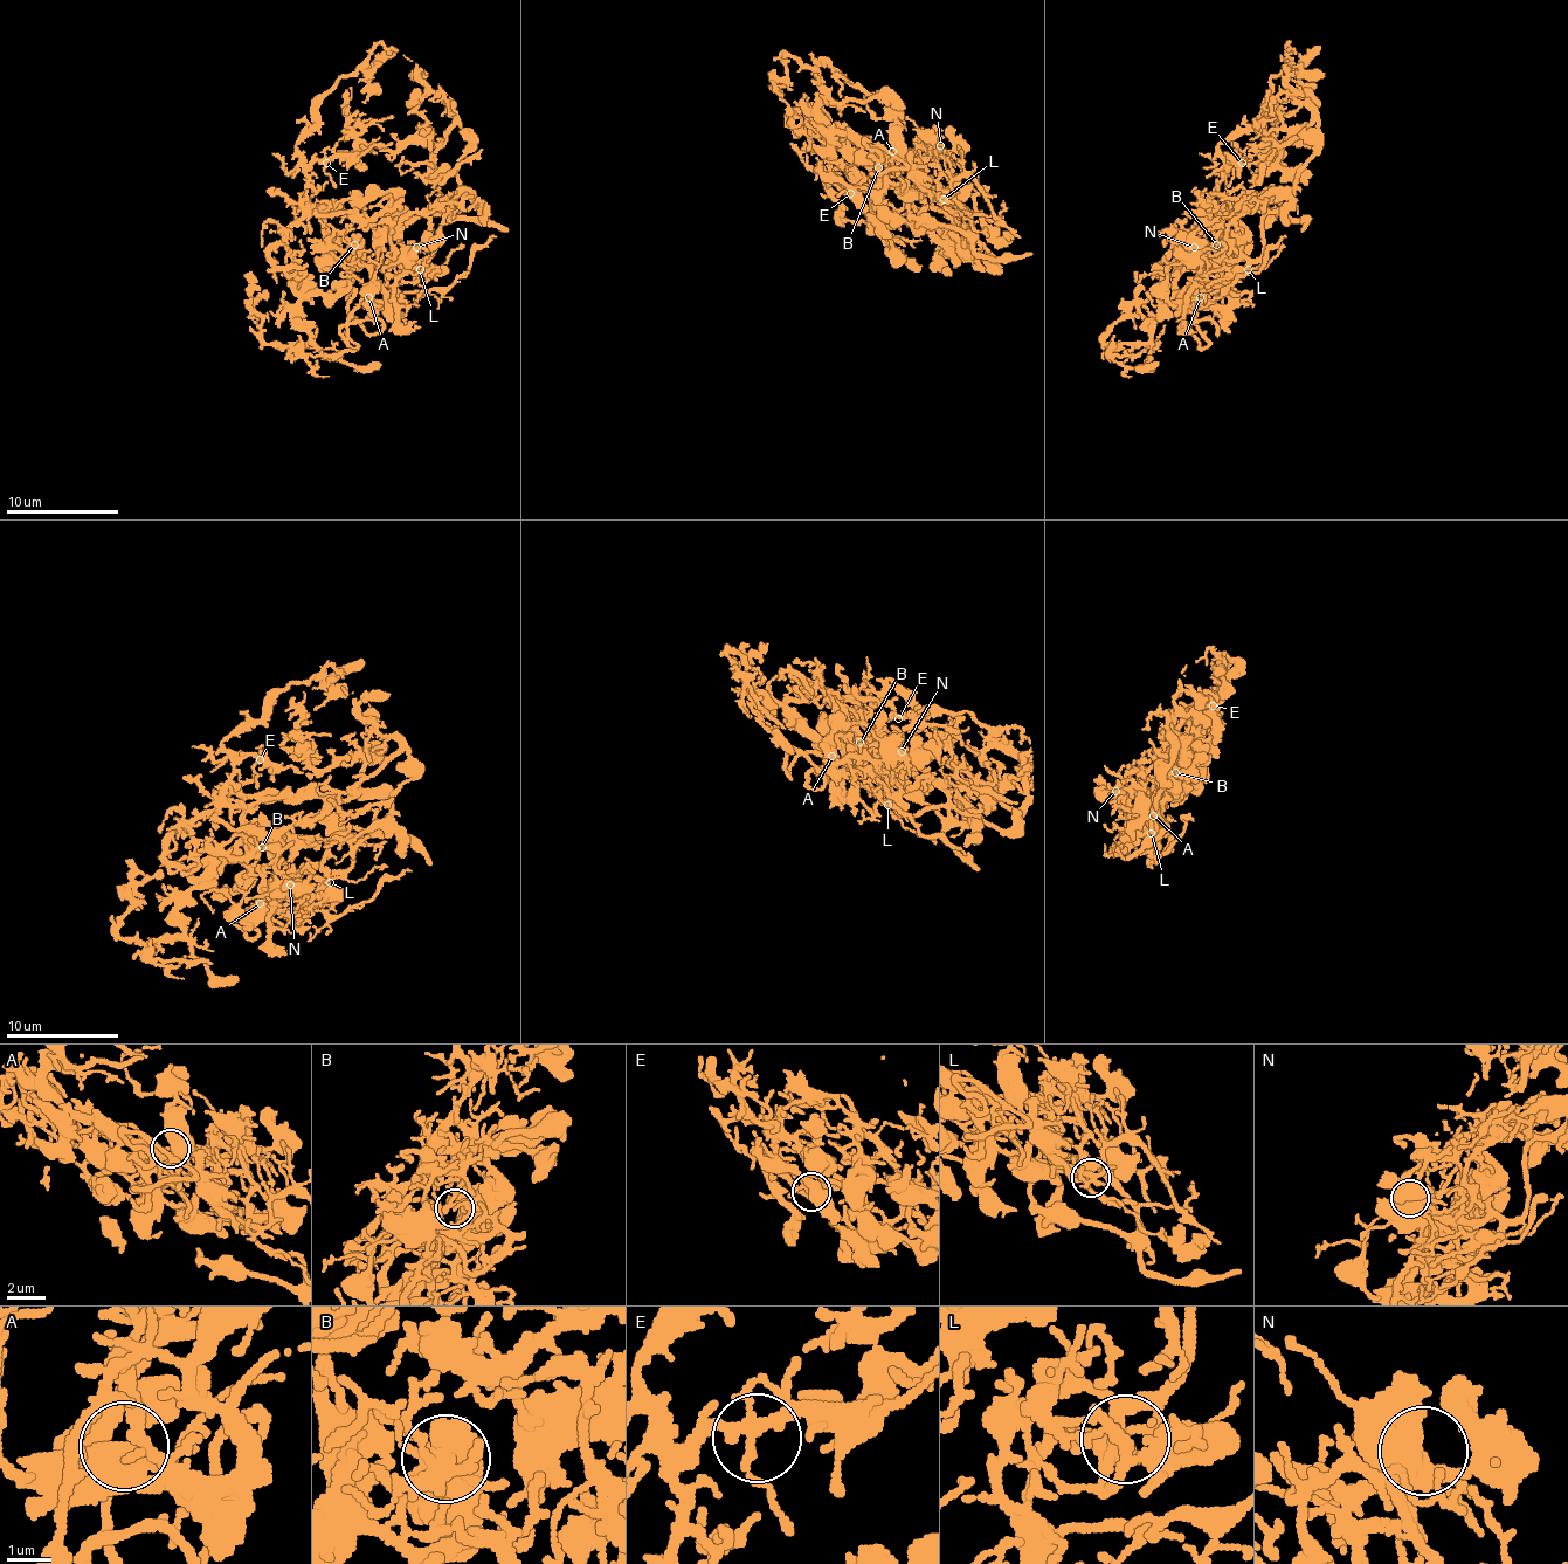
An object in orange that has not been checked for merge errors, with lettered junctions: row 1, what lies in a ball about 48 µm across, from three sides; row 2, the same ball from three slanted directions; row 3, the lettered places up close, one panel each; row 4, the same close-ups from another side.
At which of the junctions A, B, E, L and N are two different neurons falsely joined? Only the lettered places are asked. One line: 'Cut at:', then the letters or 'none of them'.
Cut at: none of them

